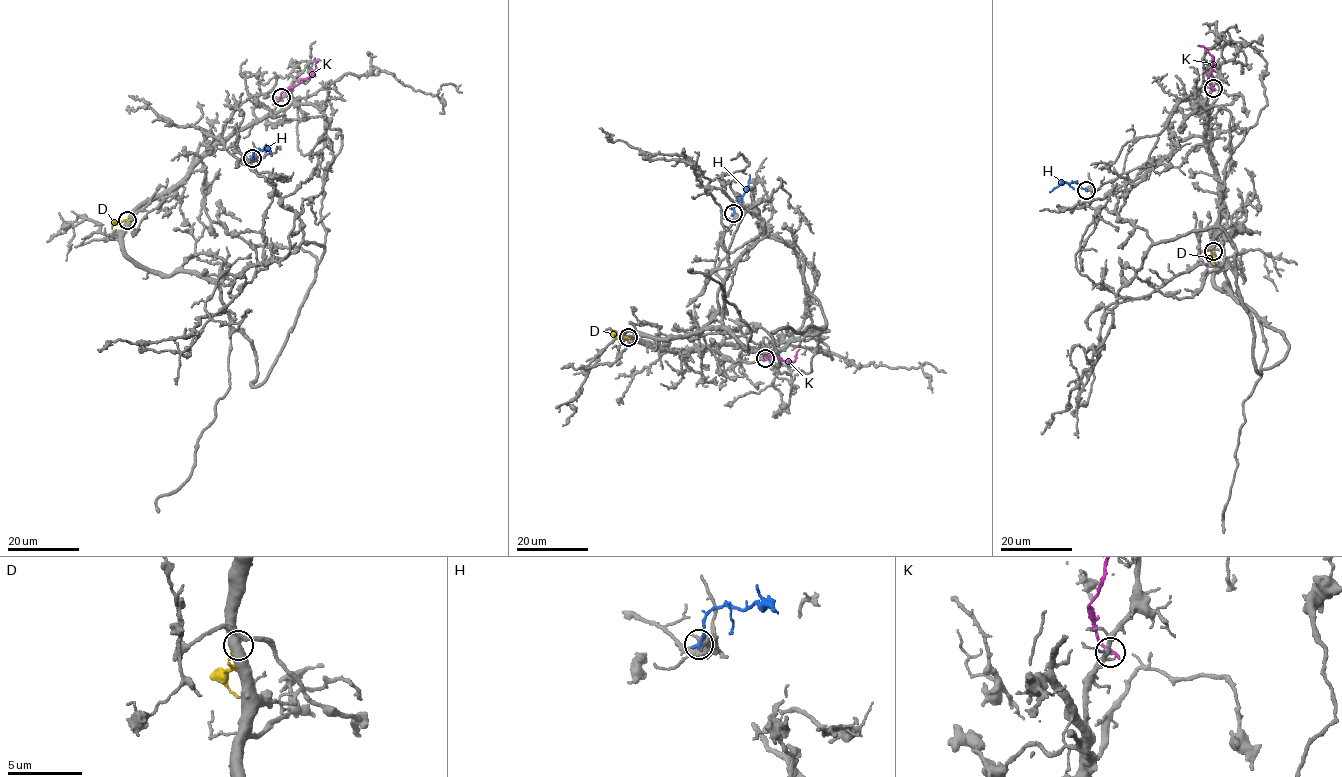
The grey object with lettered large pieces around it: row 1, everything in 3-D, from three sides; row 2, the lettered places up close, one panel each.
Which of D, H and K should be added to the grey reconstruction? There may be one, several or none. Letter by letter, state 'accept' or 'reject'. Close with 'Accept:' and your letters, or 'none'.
D: accept
H: reject
K: reject
Accept: D

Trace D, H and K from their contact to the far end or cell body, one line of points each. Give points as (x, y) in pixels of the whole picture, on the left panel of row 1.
D: (128, 220), (115, 223), (111, 229)
H: (252, 158), (255, 150), (265, 148), (271, 155)
K: (281, 97), (282, 93), (306, 79), (315, 69), (317, 60), (321, 60)

